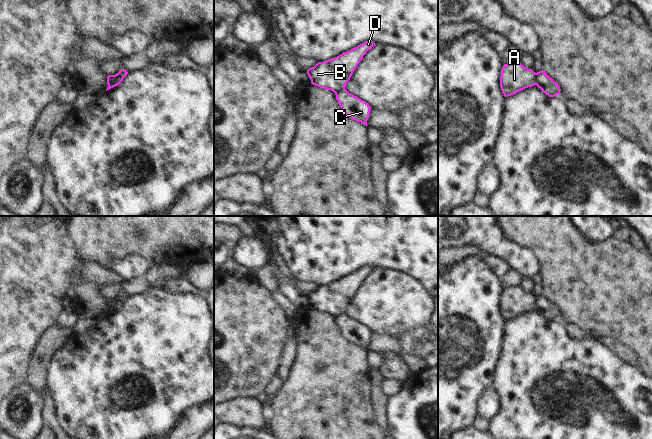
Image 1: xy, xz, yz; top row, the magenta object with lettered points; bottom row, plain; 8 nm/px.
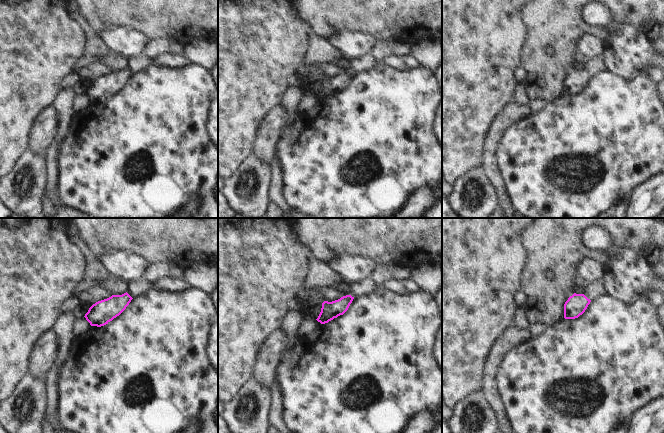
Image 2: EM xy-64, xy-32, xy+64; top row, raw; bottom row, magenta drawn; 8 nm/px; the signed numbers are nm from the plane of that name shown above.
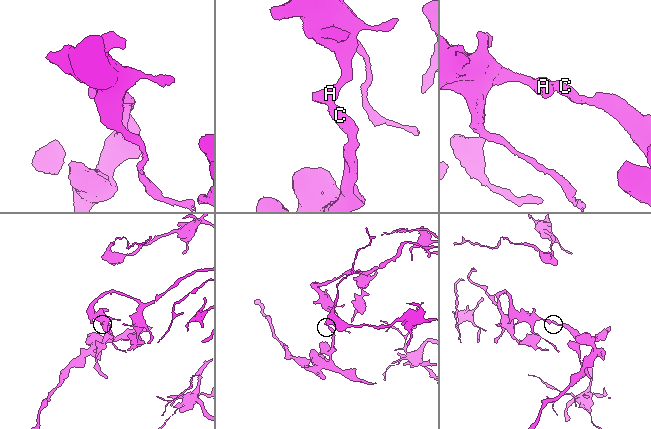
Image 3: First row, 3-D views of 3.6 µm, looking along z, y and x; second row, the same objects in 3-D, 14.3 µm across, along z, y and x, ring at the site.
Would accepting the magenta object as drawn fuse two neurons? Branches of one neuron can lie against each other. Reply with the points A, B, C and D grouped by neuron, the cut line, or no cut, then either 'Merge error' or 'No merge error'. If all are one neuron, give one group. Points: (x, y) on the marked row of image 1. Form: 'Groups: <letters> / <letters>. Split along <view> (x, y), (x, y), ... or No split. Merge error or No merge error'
Groups: A B D / C. Split along yz (535, 73), (536, 84). Merge error

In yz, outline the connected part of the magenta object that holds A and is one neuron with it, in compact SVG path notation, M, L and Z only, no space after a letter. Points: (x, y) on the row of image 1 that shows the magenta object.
M507 63L501 69L500 87L505 97L536 85L536 73L521 63Z

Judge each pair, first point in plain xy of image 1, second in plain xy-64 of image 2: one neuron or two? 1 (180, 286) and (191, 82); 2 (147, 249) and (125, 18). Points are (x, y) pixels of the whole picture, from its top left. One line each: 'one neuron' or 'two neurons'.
1: two neurons
2: one neuron

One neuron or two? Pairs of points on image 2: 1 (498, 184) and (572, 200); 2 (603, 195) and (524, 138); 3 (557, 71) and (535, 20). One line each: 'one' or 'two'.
1: two
2: one
3: one

